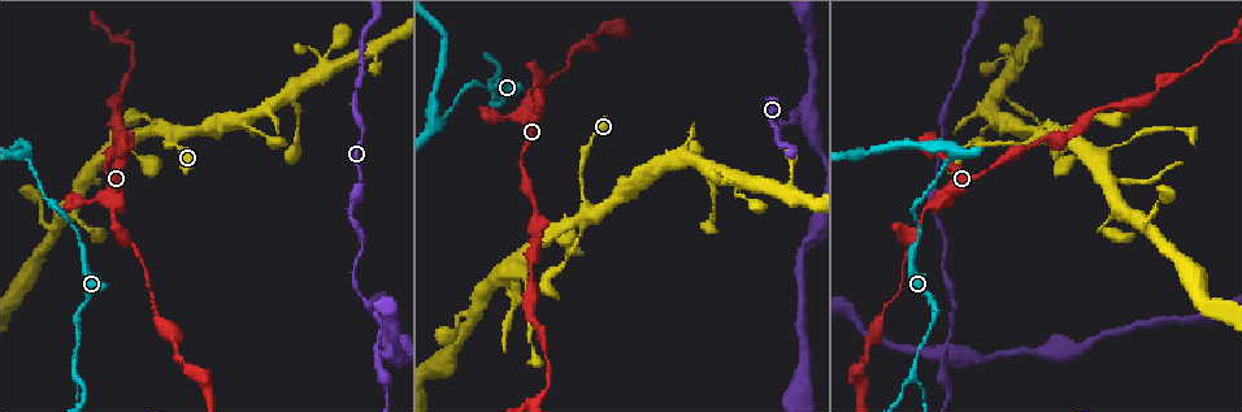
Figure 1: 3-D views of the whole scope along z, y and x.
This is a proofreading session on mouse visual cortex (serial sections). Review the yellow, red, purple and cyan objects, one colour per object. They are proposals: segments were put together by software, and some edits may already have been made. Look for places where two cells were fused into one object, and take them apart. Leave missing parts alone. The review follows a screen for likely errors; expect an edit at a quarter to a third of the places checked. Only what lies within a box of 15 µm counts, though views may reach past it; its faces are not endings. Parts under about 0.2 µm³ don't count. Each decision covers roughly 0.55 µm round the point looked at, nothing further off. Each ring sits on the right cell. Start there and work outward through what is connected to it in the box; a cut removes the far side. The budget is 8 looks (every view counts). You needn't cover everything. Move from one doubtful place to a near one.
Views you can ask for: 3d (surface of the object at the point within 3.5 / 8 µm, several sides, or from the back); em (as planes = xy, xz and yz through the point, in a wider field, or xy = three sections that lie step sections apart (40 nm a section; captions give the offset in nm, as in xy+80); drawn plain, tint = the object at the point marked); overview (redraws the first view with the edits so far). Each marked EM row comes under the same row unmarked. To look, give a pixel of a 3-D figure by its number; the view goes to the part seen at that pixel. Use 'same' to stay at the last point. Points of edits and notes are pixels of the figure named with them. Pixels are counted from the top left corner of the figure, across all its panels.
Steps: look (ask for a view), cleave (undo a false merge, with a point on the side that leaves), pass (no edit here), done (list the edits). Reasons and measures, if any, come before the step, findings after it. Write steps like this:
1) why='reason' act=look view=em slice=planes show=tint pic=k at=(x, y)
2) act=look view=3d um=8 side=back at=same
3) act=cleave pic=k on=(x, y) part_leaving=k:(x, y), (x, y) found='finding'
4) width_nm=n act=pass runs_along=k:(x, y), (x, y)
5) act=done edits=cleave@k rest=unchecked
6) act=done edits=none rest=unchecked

why='three arms meet' act=look view=3d um=3.5 pic=1 at=(77, 375)

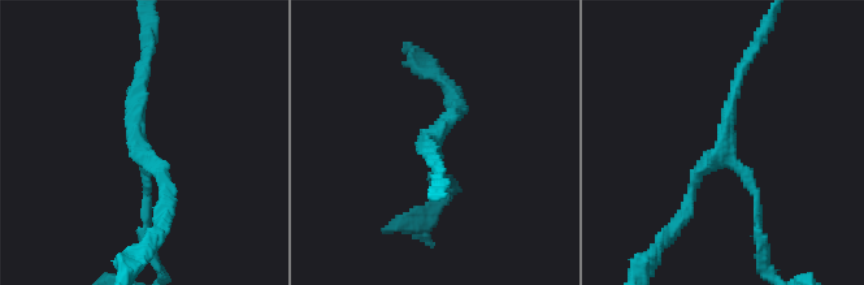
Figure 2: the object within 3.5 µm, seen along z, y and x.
arms=3 arm_widths_nm=100,150,150 why='now the EM' act=look view=em slice=xy step=2 show=tint pic=2 at=(727, 145)

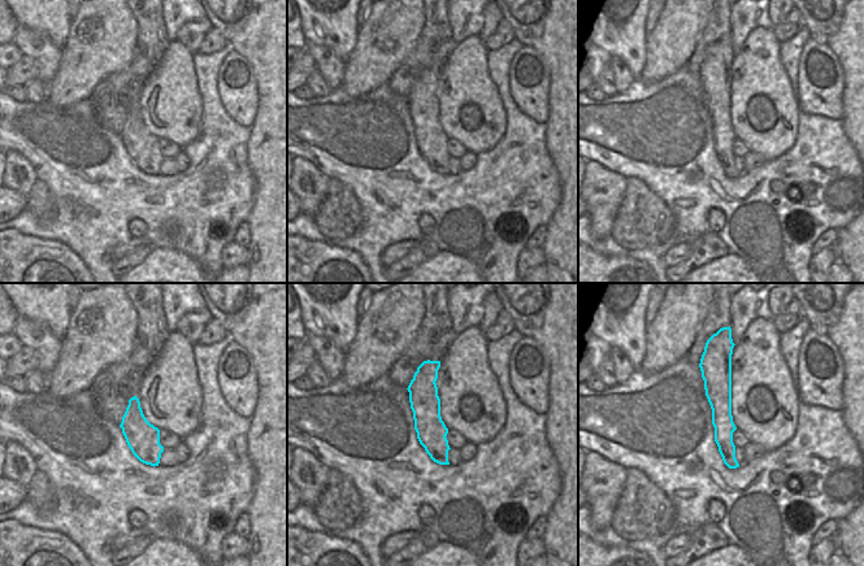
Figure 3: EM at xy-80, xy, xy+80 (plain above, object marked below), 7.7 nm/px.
act=pass runs_along=2:(745, 63), (725, 147), (699, 175), (685, 215) found='continuous, no second cell'

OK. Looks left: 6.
why='four-way junction' act=look view=3d um=3.5 pic=1 at=(946, 351)

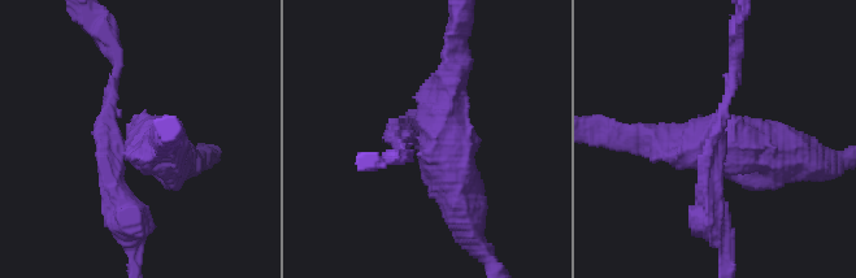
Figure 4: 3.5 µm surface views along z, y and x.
arms=4 arm_widths_nm=150,300,300,600 act=look view=em slice=xy step=3 show=tint pic=4 at=(420, 139)

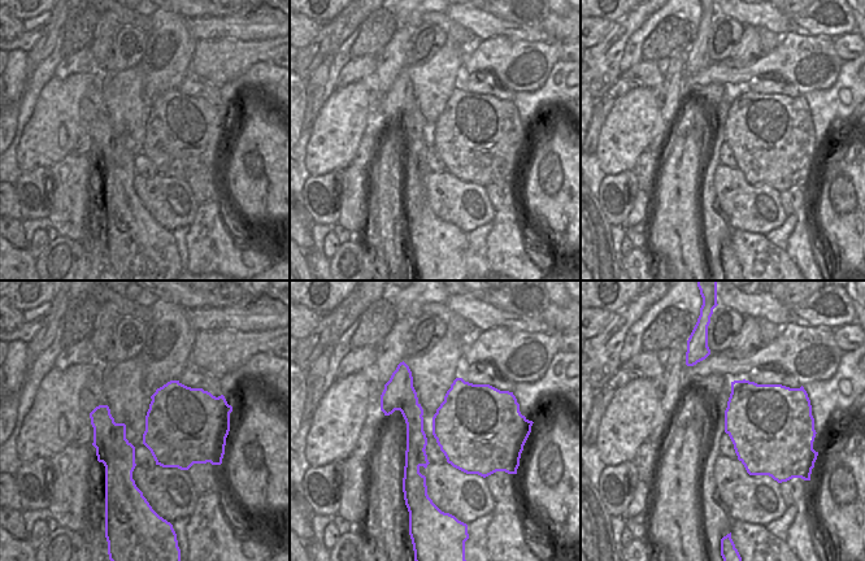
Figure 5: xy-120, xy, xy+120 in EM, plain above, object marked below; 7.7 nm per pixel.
act=cleave pic=4 on=(450, 116) part_leaving=4:(420, 138), (456, 170), (472, 240) found='two cells meet here'

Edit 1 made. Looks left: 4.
act=look view=overview

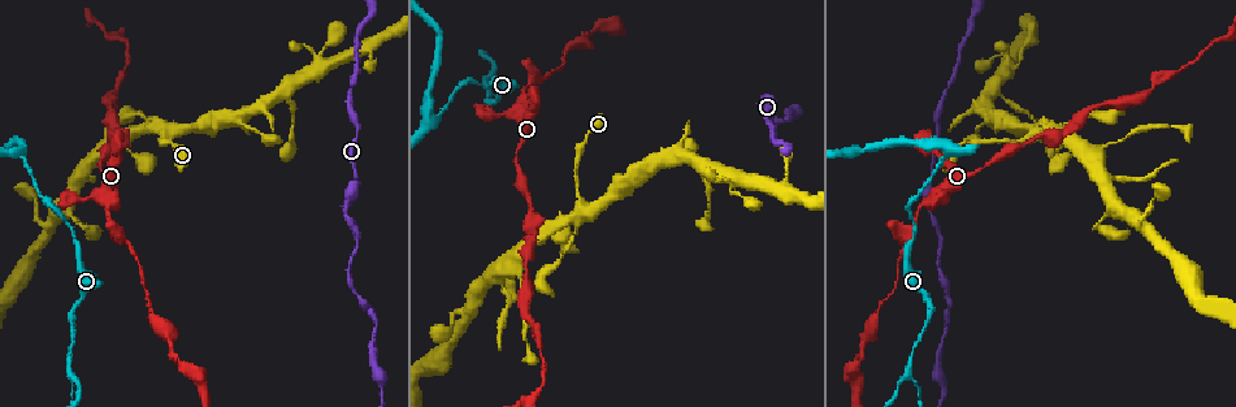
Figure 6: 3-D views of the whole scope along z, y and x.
why='sudden change in width' act=look view=3d um=8 pic=6 at=(547, 76)

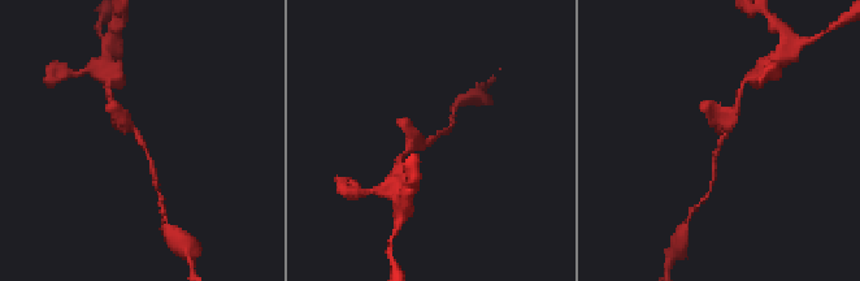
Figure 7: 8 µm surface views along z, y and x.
arm_widths_nm=150,150 act=look view=em slice=xy step=5 show=tint pic=7 at=(725, 136)

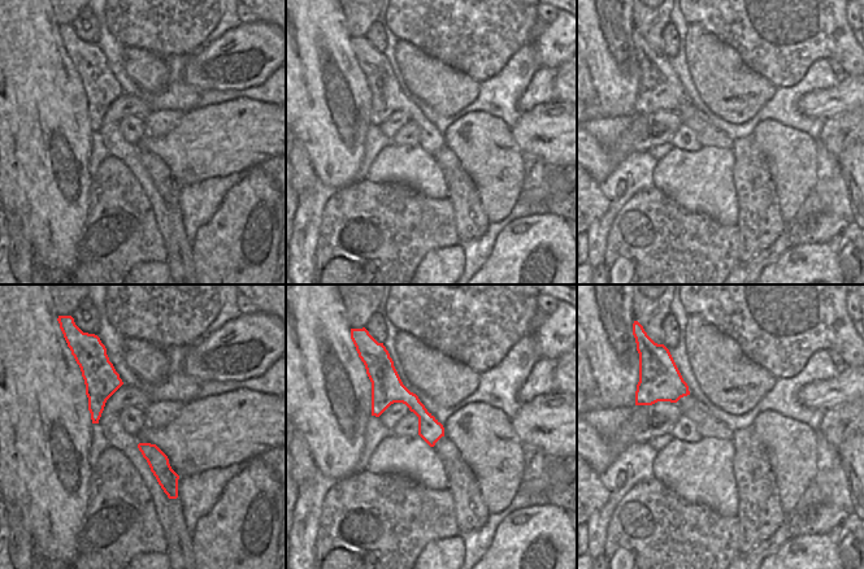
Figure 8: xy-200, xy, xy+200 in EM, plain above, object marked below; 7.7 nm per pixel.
act=pass runs_along=8:(391, 376), (424, 415), (432, 442) found='continuous, no second cell'

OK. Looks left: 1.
act=done edits=cleave@4 rest=unchecked

